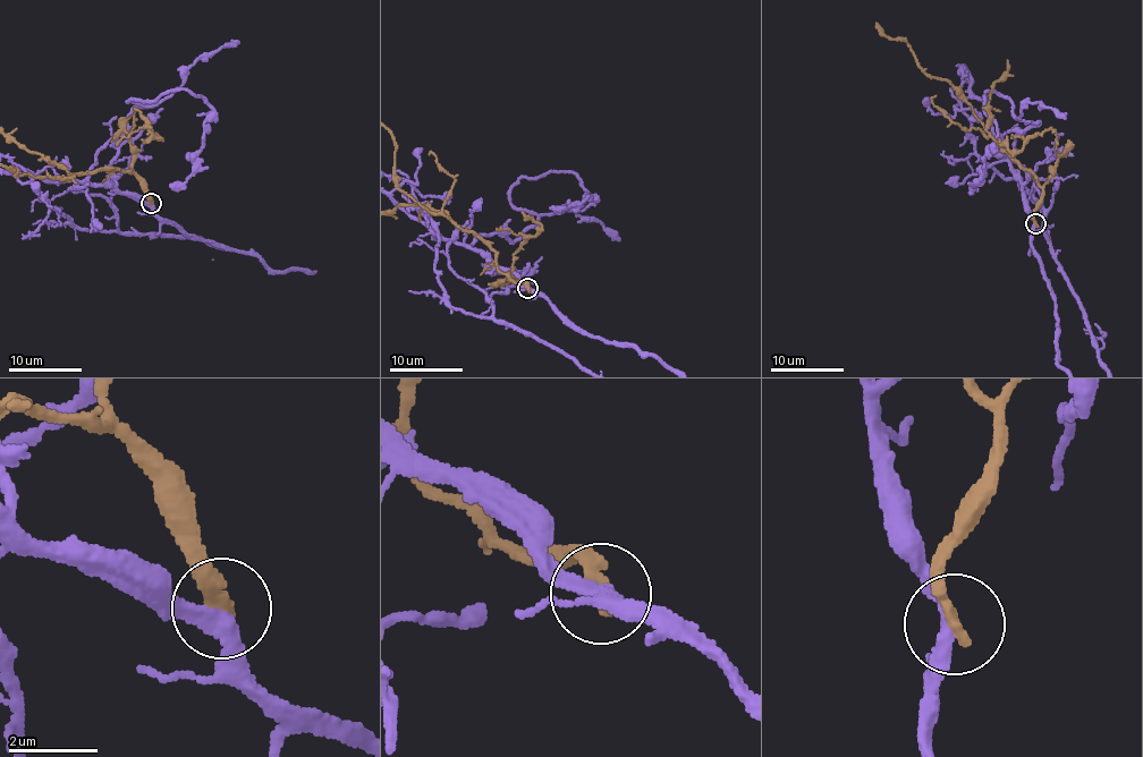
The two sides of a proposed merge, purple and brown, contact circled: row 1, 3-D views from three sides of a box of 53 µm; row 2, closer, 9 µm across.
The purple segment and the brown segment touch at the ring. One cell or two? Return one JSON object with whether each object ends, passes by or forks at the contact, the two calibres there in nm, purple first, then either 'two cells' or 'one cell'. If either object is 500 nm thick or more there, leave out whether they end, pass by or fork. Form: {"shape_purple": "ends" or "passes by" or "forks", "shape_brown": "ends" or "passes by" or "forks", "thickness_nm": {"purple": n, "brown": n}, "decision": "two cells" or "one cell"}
{"shape_purple": "passes by", "shape_brown": "ends", "thickness_nm": {"purple": 320, "brown": 340}, "decision": "two cells"}

